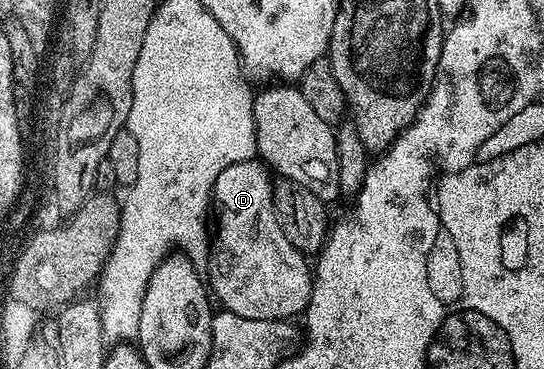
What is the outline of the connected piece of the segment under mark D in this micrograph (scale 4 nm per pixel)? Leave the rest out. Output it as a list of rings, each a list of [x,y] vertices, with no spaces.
[[[259,160],[229,164],[215,181],[213,206],[216,211],[219,209],[219,231],[213,234],[213,249],[205,263],[205,278],[214,301],[222,309],[249,320],[294,319],[294,314],[302,315],[306,311],[311,299],[312,267],[303,253],[285,240],[285,232],[275,224],[275,212],[271,208],[272,185],[268,167]]]

